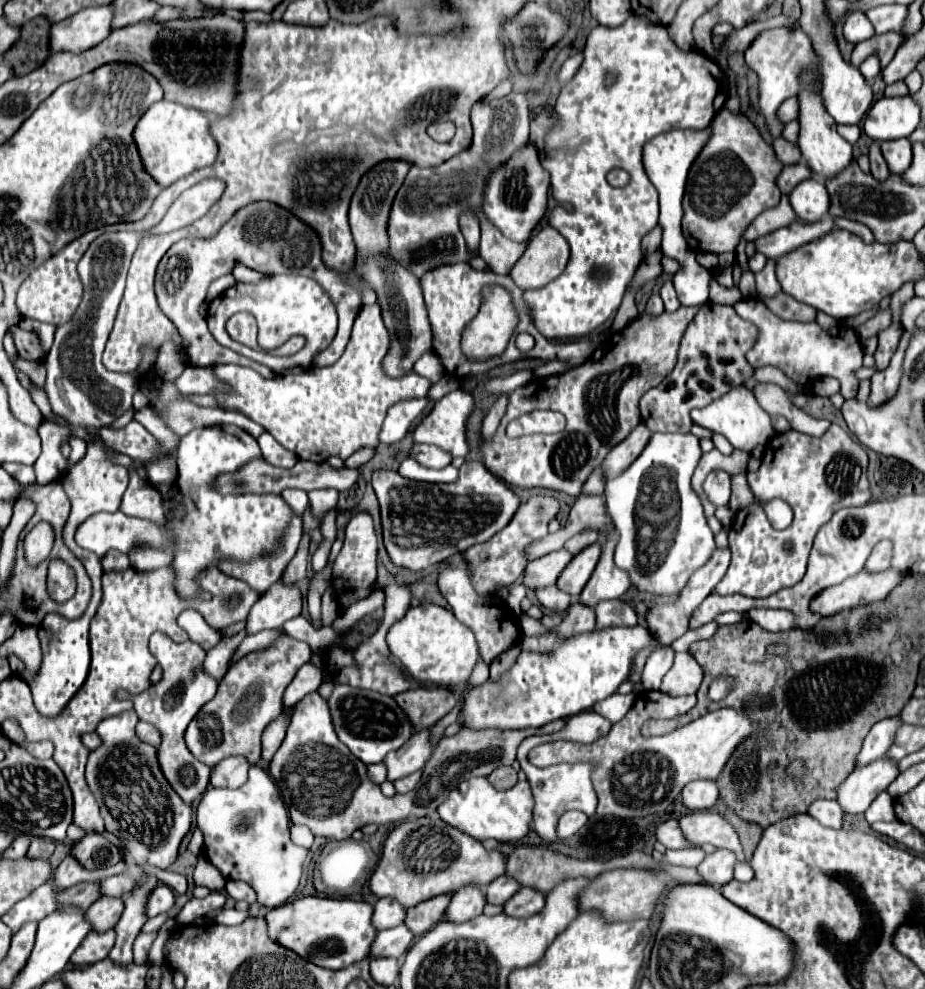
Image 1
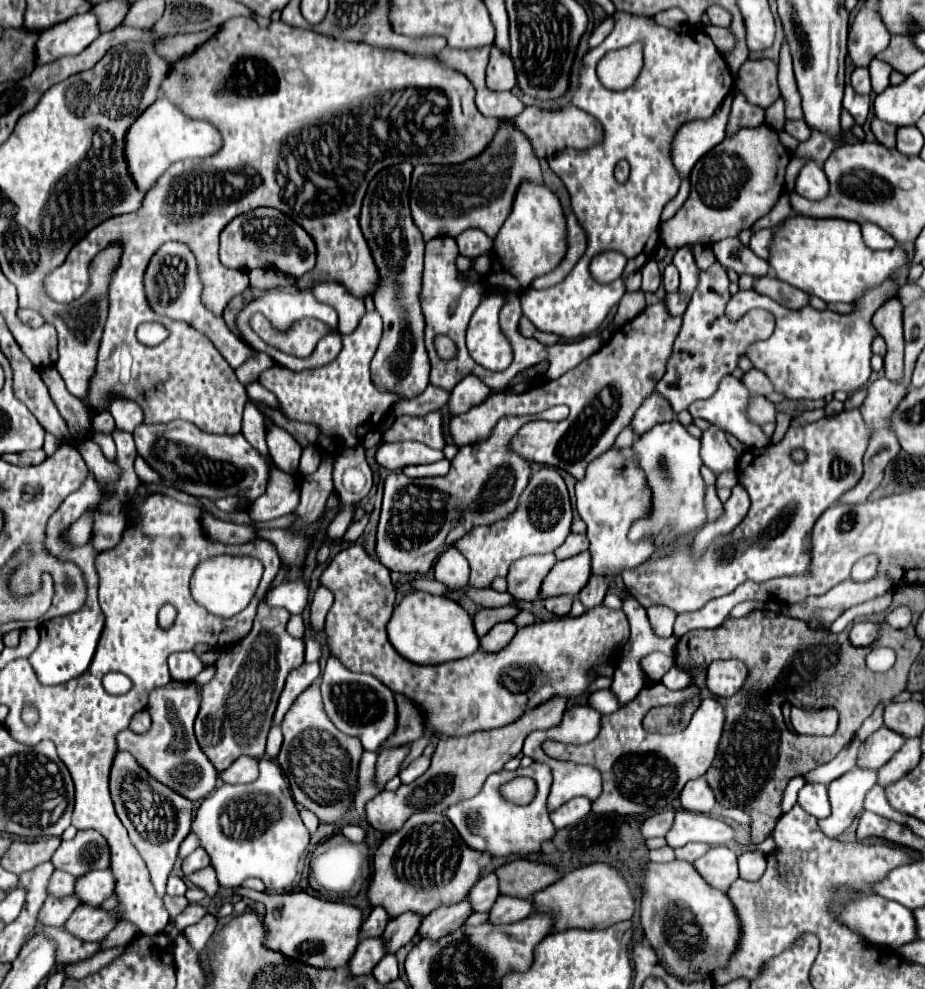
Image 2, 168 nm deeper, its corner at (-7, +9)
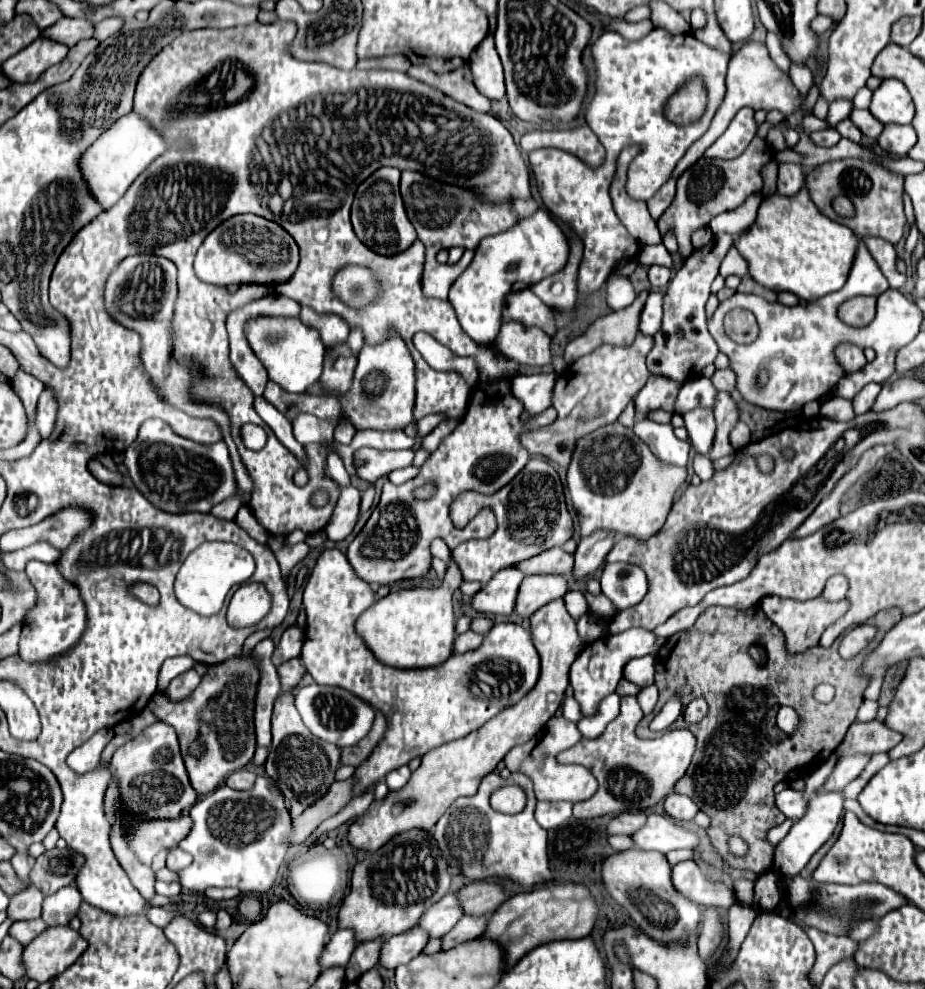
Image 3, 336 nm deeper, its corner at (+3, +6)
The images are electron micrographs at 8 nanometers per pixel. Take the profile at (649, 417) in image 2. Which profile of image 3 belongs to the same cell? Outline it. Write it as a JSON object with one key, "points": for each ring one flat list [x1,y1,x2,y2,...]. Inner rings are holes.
{"points":[[650,375,648,383,642,387,642,391,634,397,634,407,638,417,648,417,650,411,664,409,664,411,674,411,674,395,678,393,682,385,680,383,670,383,670,379,658,379]]}

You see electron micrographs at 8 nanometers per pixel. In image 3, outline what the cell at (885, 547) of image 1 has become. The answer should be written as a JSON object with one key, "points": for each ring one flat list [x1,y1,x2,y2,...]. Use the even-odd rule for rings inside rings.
{"points":[[834,575,828,579,826,589,822,591,822,597,826,597,828,601,840,601,844,599,848,593,848,579,846,575]]}

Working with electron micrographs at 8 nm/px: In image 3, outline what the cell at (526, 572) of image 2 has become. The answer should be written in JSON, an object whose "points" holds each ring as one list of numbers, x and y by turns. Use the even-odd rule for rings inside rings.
{"points":[[506,567,498,571,498,575,494,575,494,579,490,579,490,583,486,583,482,591,474,595,472,607,482,613,510,615,514,611,518,587,524,577,526,575,516,567]]}

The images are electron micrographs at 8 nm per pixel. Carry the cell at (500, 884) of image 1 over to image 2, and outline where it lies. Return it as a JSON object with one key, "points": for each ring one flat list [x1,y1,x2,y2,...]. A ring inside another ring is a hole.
{"points":[[488,874,480,878,474,886,472,892,468,892,466,900,472,904,472,912,488,912,492,904,498,898,498,878,496,874]]}

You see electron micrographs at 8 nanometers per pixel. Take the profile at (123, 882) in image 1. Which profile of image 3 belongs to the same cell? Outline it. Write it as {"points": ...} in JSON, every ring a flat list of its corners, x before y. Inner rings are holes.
{"points":[[76,885,62,887,54,895,46,897,46,907,42,907,42,919,50,927,62,925,62,923,70,923,76,917,82,901,84,899,82,899,82,895,80,895]]}

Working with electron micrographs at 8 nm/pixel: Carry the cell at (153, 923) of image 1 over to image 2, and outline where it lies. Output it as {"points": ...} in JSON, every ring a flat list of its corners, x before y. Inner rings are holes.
{"points":[[121,920,117,923,114,929,108,934,108,936,101,942,100,950,106,950,108,948,125,946,139,934,139,930,134,926,134,924]]}

